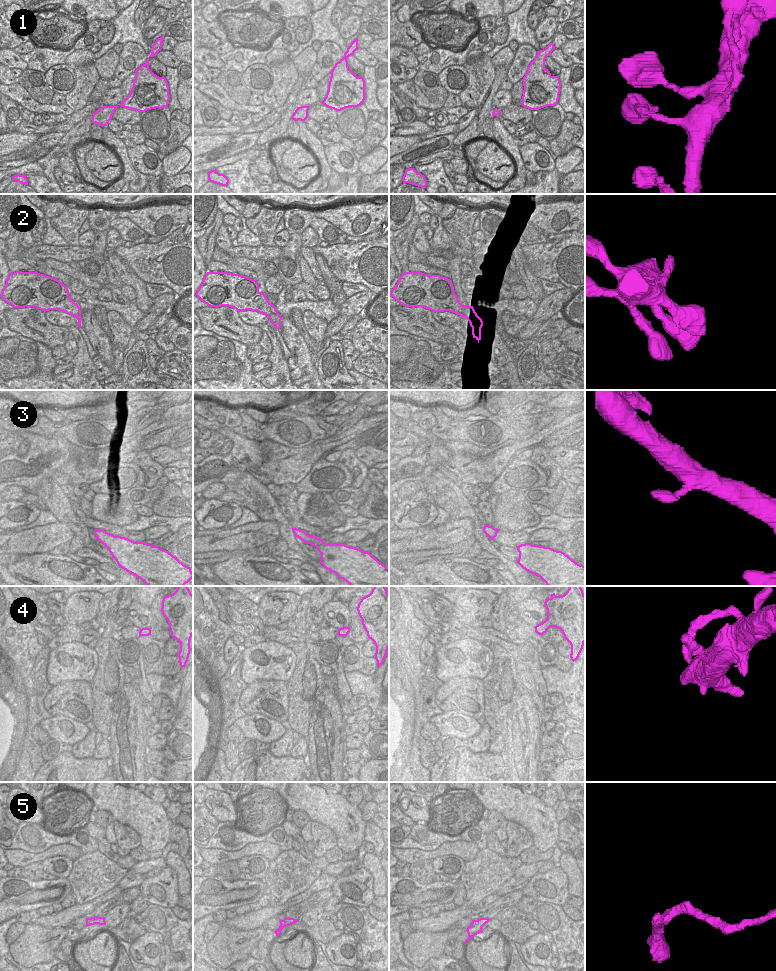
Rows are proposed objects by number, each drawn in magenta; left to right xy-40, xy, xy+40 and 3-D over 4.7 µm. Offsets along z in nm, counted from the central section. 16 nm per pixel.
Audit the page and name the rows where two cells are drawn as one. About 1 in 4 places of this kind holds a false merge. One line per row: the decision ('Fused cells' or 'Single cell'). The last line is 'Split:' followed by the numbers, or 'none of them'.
1: Fused cells
2: Single cell
3: Single cell
4: Single cell
5: Fused cells
Split: 1, 5

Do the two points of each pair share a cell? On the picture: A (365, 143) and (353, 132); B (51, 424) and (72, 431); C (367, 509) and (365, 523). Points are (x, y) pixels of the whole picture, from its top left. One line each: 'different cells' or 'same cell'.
A: different cells
B: same cell
C: different cells

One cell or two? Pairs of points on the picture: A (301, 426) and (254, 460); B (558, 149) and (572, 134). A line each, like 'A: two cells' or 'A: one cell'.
A: two cells
B: one cell

